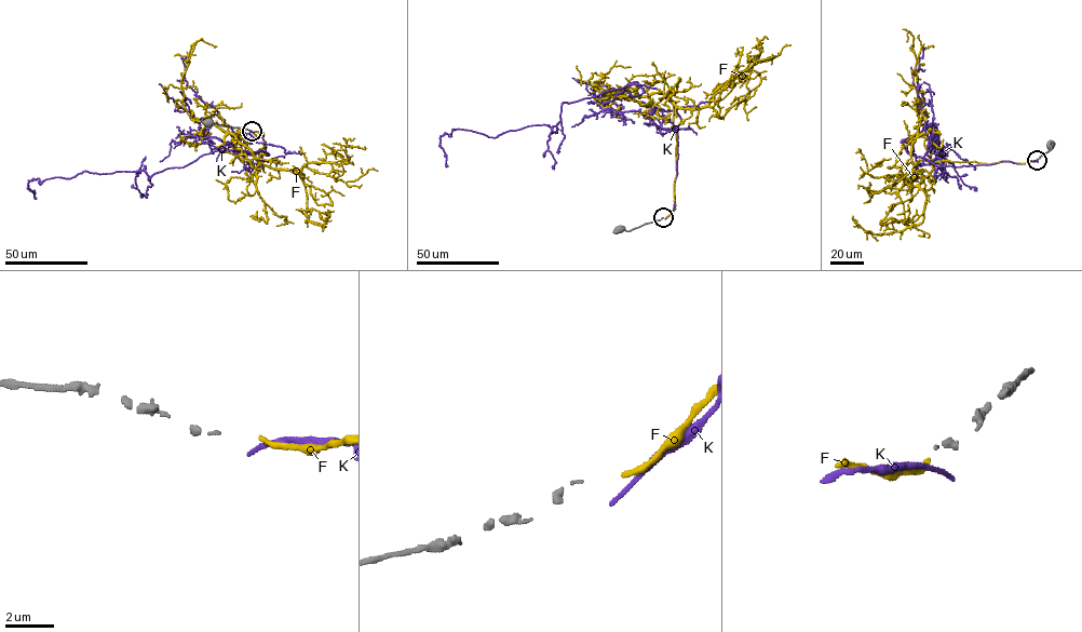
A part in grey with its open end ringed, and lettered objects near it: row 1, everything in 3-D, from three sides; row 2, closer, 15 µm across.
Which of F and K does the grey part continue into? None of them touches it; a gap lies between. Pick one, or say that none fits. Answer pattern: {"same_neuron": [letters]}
{"same_neuron": ["F"]}

